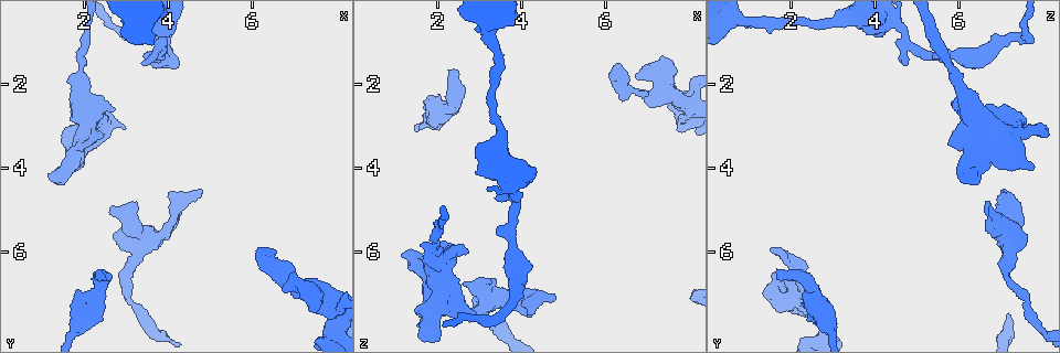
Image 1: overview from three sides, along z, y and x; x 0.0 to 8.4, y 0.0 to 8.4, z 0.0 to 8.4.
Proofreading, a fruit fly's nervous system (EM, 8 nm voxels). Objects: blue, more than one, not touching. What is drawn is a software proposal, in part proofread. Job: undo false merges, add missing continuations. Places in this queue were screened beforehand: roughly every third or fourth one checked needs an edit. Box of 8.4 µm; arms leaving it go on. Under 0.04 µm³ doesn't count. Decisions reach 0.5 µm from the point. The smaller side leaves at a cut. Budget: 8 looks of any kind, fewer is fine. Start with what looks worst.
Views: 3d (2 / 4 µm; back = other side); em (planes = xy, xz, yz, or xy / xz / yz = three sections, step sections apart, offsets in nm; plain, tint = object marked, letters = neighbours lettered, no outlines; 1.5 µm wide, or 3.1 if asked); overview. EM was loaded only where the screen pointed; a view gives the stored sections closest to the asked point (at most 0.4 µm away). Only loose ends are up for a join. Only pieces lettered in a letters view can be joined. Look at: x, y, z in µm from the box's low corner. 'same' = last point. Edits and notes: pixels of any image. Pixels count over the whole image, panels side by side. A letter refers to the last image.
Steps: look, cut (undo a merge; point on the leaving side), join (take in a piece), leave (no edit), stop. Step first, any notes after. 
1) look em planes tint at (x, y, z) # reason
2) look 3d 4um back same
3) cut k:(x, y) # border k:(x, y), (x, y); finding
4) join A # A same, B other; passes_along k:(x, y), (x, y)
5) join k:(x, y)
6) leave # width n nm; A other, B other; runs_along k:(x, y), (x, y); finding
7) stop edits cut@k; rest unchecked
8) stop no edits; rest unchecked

look 3d 2um at (1.50, 4.00, 7.80) # thick end

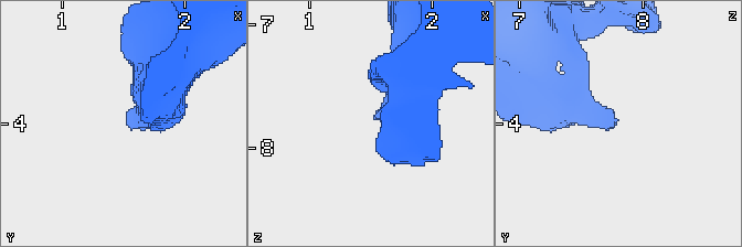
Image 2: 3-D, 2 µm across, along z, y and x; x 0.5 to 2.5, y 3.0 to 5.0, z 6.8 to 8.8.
look em planes plain at (1.52, 3.94, 7.74)

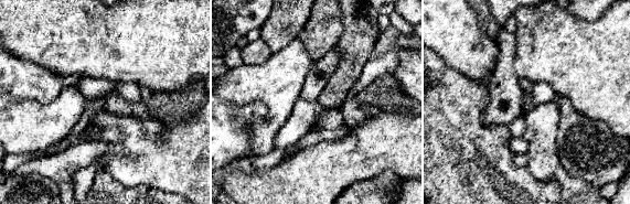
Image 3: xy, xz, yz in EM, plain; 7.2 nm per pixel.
look em planes letters same

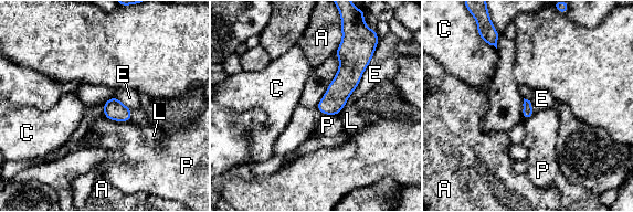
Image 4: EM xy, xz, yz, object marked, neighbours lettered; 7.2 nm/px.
leave # A other, C other, E other, L other, P other; border 4:(369, 63), (359, 84), (345, 104); none of them fits

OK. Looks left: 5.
look 3d 4um at (2.30, 6.50, 1.65) # branch stops here

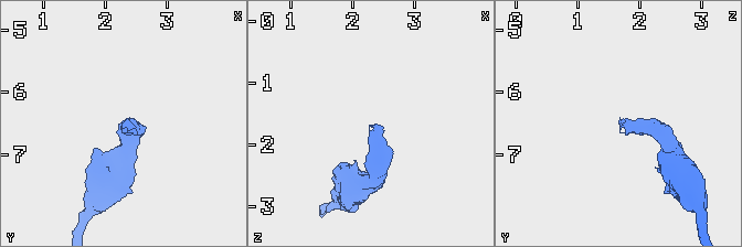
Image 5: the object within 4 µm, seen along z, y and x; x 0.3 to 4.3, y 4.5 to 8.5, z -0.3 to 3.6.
look em planes letters at (2.35, 6.45, 1.65)

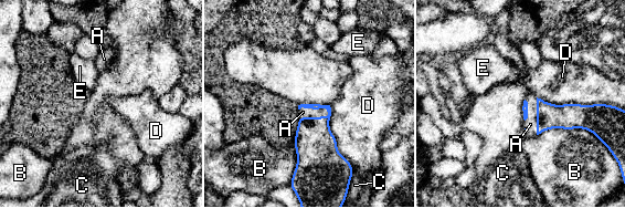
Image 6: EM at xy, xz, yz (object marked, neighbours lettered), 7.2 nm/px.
join A # A same, B other, C other, D other, E other; passes_along 6:(314, 143), (315, 108), (303, 112); the cell continues

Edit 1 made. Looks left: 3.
look overview # redraw

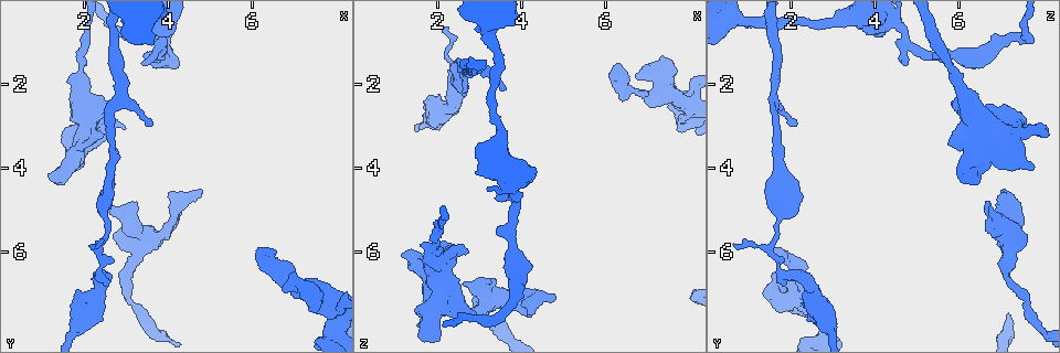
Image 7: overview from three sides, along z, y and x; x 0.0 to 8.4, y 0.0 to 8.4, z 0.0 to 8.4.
look em planes letters at (6.30, 5.90, 1.50) # an open end

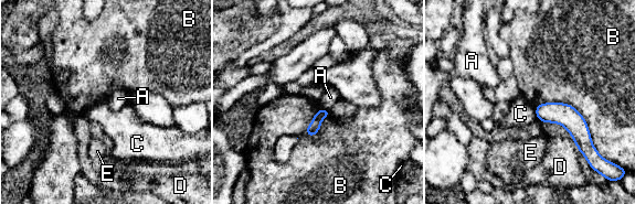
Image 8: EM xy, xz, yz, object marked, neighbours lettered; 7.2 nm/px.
leave # A other, B other, C other, D other, E other; border 8:(535, 106), (569, 103), (593, 146); no lettered piece goes on from it

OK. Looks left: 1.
stop edits join@6; rest unchecked

